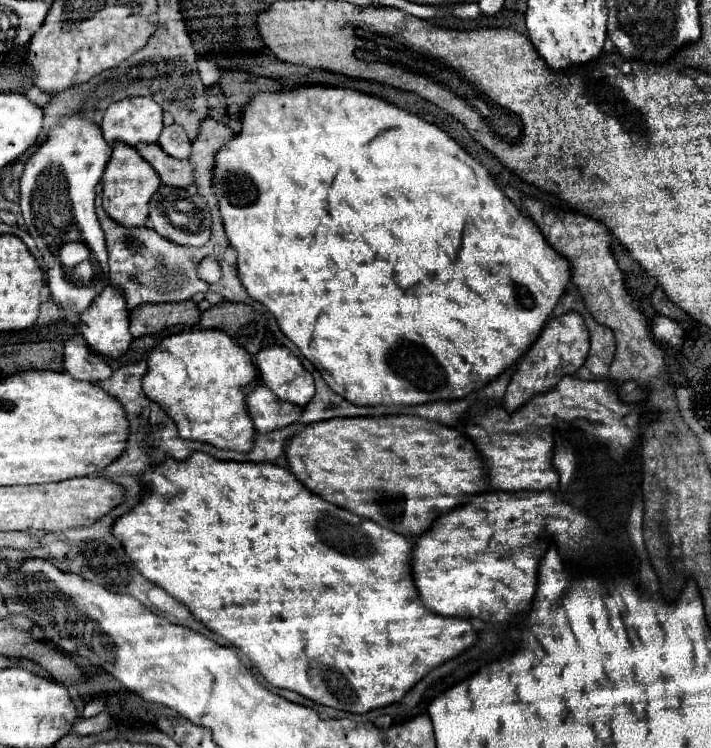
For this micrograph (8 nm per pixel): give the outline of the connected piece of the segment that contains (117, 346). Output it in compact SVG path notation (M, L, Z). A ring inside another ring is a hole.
M104 285L104 291L92 301L92 305L80 313L80 333L88 341L88 345L106 355L106 357L120 357L128 351L132 335L130 335L130 311L126 307L126 297L120 287Z

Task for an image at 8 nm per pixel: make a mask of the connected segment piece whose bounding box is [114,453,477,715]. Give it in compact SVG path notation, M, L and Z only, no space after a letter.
M194 453L186 461L166 459L148 471L142 481L148 485L150 493L142 497L138 507L114 523L116 537L124 543L126 555L136 563L136 569L146 575L154 585L168 591L172 597L182 601L192 615L202 621L216 635L228 639L242 653L246 653L262 677L282 689L296 691L306 699L312 699L320 705L334 707L350 713L368 713L372 709L380 709L392 703L398 703L418 681L422 681L432 669L442 663L458 657L471 647L477 637L476 631L468 619L458 617L442 617L438 613L428 611L418 595L418 589L412 579L412 551L414 543L400 533L388 531L370 519L362 519L344 511L342 507L320 499L308 487L304 487L286 467L274 463L236 463L236 461L218 461L206 453Z

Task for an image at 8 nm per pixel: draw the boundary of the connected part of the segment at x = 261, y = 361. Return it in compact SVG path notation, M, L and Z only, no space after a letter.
M266 347L256 355L256 367L260 369L262 383L280 399L304 407L314 397L312 375L288 347Z

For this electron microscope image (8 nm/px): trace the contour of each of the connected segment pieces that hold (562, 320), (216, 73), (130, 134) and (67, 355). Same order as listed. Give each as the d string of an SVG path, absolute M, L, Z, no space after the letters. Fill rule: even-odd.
M570 311L562 317L558 317L556 321L558 321L558 325L546 325L542 329L536 343L530 347L530 351L518 363L518 369L516 369L512 381L506 389L506 395L504 395L504 409L508 413L520 409L534 395L554 389L562 377L576 373L584 365L584 361L588 357L588 349L590 349L588 329L584 325L584 319L578 313Z
M202 59L198 63L198 73L200 73L200 79L206 83L206 85L216 85L220 81L220 73L224 71L224 67L208 61L208 59Z
M130 97L124 103L112 103L102 119L108 143L156 143L162 127L162 107L150 97Z
M74 335L72 339L66 341L64 345L64 369L74 377L74 379L84 379L84 381L104 381L112 375L112 369L106 361L96 357L96 353L88 351L84 345L82 335Z

